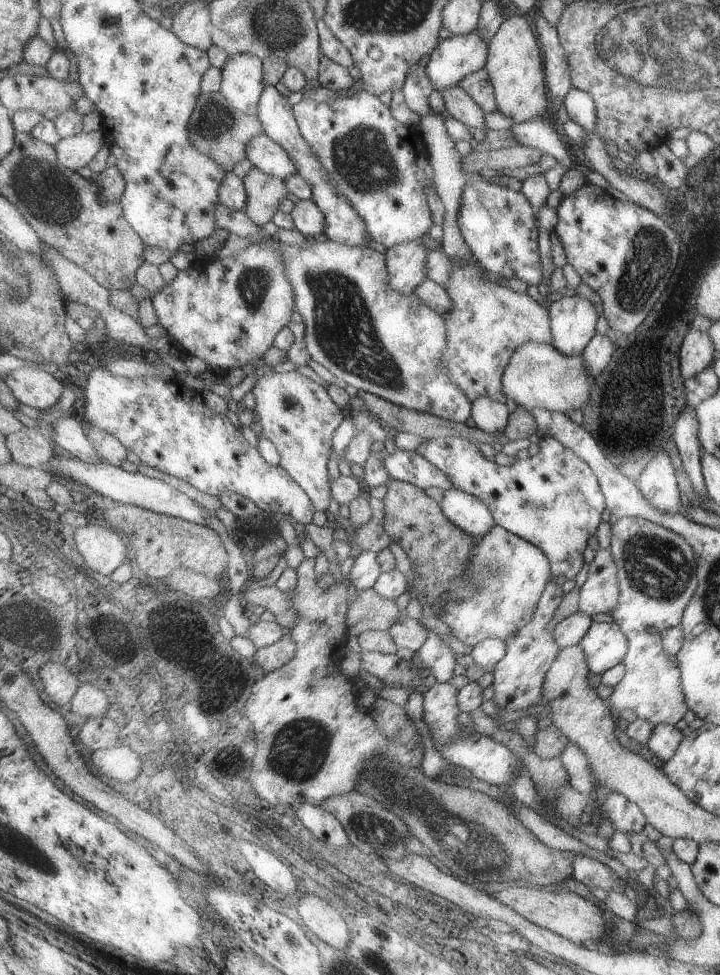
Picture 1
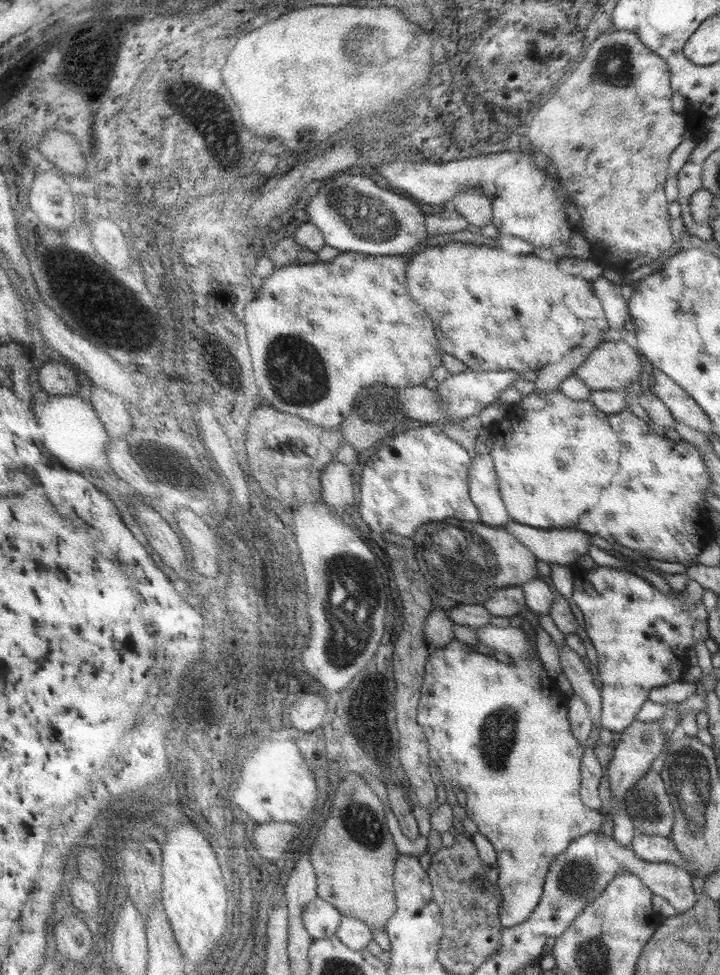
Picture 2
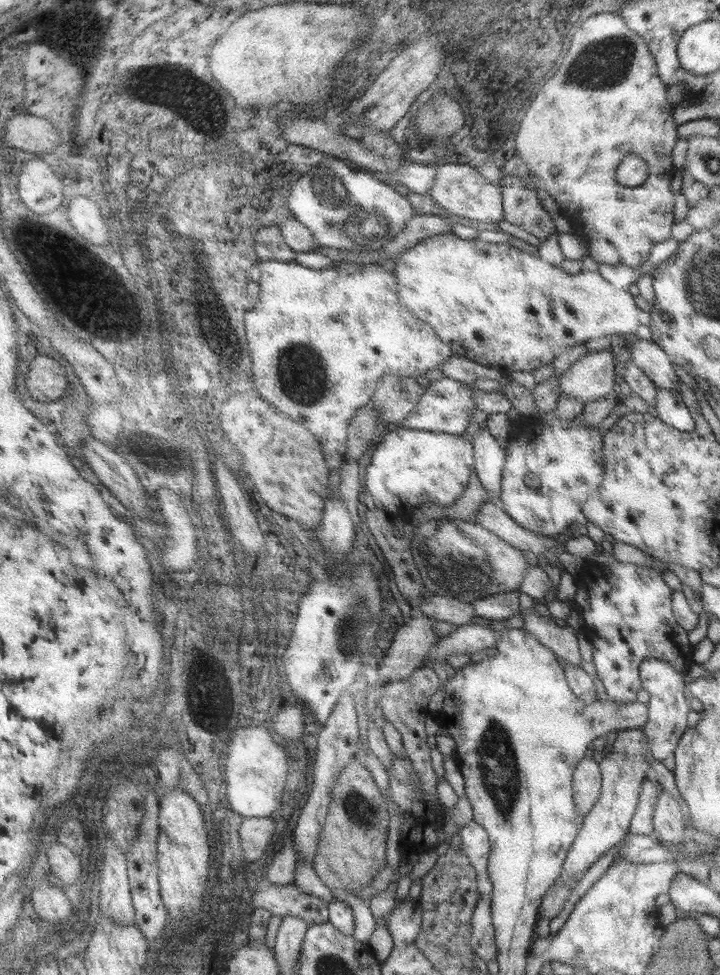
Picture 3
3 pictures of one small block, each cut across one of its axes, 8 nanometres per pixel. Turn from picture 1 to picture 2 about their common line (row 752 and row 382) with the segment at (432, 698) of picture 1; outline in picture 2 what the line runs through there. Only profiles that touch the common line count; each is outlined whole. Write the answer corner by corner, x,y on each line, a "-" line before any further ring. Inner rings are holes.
469,369
461,373
452,374
437,386
437,390
442,396
442,405
446,410
445,423
460,421
468,416
481,414
481,410
485,406
489,406
491,402
497,402
501,393
520,378
521,373
516,370
476,371

